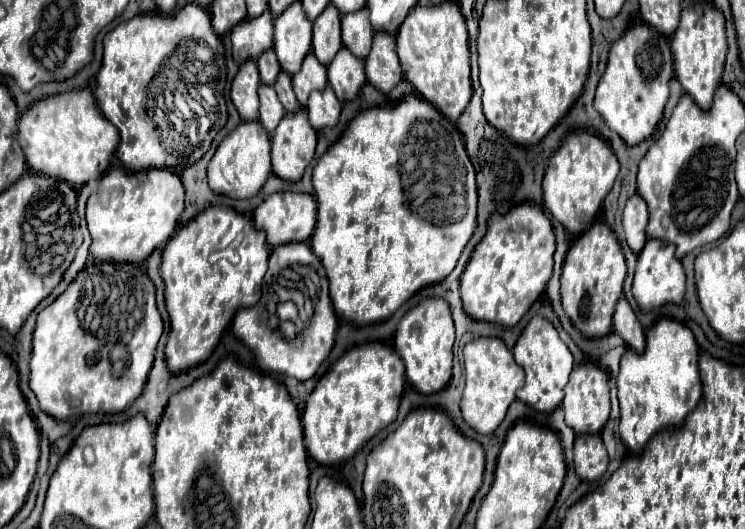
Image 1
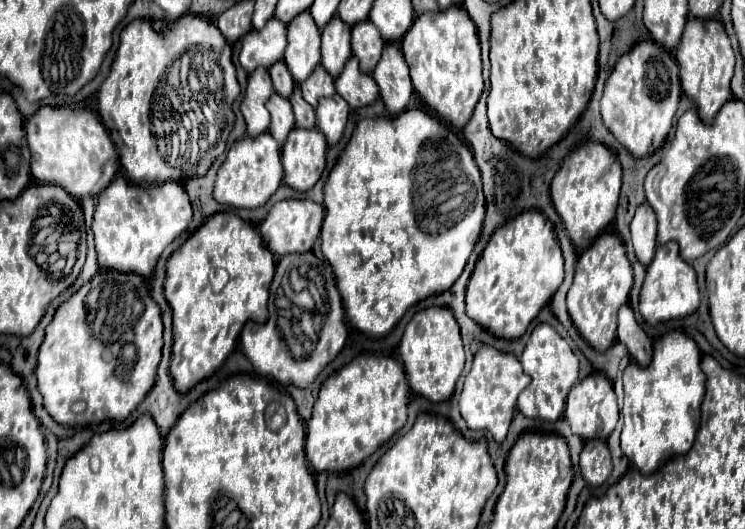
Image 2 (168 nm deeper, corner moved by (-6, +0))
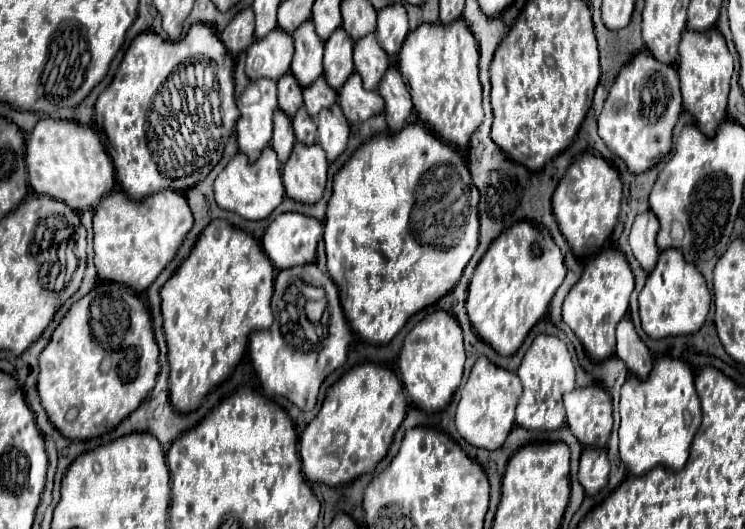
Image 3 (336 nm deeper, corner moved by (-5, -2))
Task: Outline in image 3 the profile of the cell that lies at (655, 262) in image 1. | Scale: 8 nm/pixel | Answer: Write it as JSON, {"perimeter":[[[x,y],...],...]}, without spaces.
{"perimeter":[[[666,249],[660,253],[658,265],[648,275],[646,285],[638,297],[642,329],[652,339],[696,333],[708,317],[710,301],[712,297],[704,281],[704,275],[692,263],[684,261],[680,249]]]}

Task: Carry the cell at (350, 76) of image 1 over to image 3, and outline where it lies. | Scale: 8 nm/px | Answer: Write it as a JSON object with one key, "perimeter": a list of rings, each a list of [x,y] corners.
{"perimeter":[[[352,73],[346,85],[338,91],[338,103],[352,123],[364,123],[384,109],[384,99],[376,91],[366,91],[358,73]]]}

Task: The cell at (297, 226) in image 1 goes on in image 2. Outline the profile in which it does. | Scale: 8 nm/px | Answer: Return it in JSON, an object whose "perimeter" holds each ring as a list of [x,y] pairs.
{"perimeter":[[[283,199],[271,207],[259,231],[269,251],[283,257],[289,253],[311,251],[313,243],[319,239],[321,225],[323,225],[323,205],[309,201],[309,199]]]}

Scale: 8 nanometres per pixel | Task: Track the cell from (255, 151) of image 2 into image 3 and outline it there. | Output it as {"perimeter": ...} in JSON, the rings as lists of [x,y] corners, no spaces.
{"perimeter":[[[266,147],[256,163],[248,163],[248,157],[242,153],[234,155],[214,181],[214,197],[218,207],[238,213],[248,221],[266,219],[284,199],[284,185],[276,151],[272,147]]]}

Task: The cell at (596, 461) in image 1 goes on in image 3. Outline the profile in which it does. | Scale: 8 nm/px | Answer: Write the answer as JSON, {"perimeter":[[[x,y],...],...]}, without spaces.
{"perimeter":[[[586,447],[580,457],[578,479],[586,491],[586,495],[596,495],[608,483],[610,463],[606,457],[606,449]]]}

